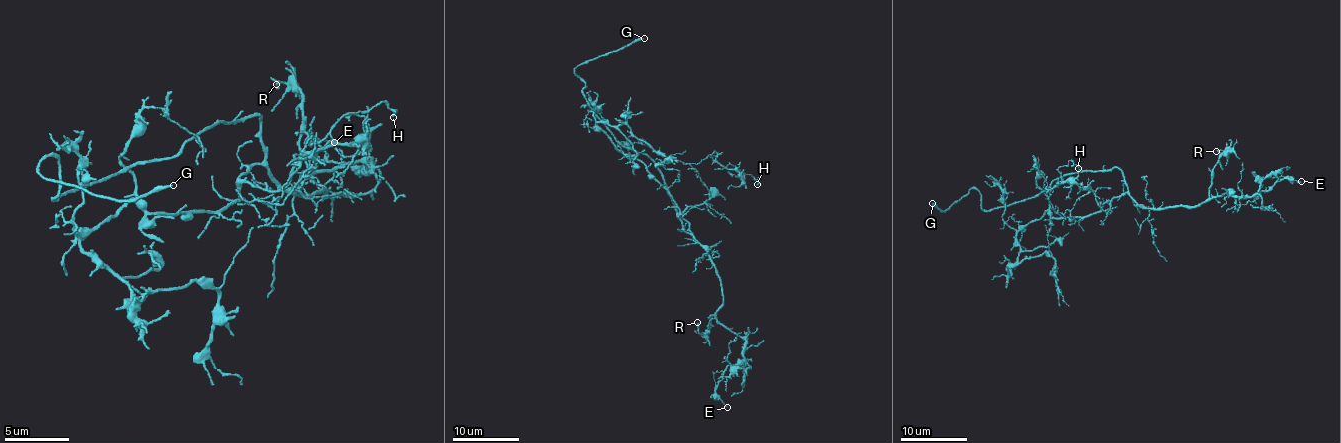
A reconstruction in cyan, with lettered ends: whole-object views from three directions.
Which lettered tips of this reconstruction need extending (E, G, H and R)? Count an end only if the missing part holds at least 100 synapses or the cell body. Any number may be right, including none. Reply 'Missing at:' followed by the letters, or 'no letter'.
Missing at: G

